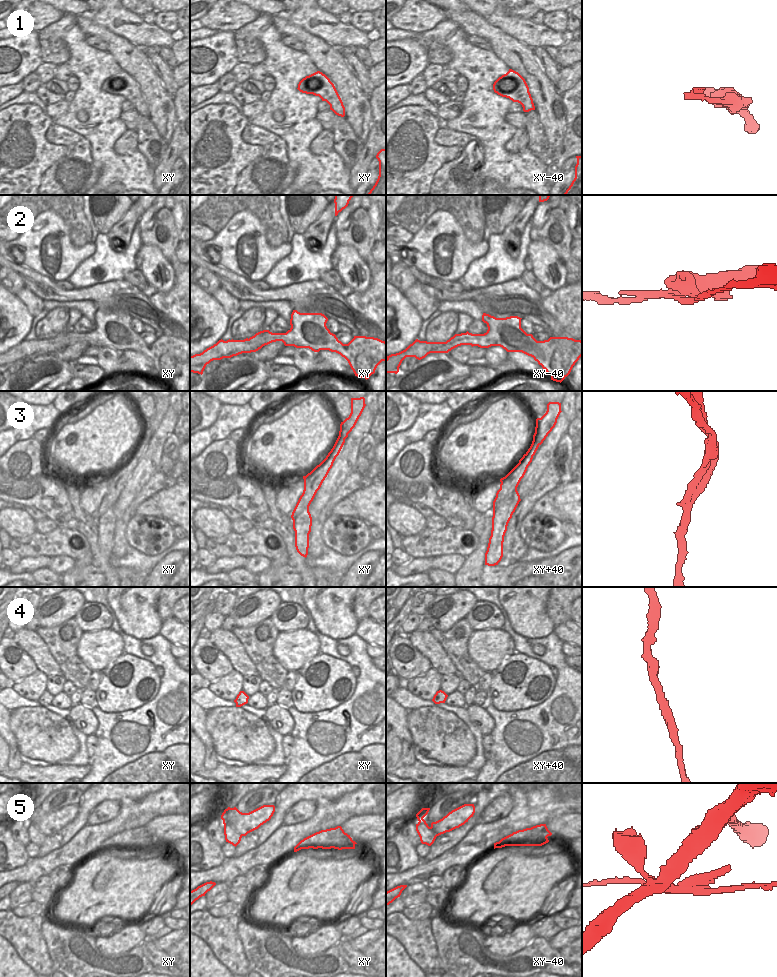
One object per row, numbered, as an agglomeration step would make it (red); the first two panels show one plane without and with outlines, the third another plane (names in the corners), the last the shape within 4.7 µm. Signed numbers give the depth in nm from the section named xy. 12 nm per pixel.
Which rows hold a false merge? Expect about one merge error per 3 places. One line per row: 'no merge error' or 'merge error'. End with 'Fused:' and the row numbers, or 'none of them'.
1: no merge error
2: merge error
3: merge error
4: no merge error
5: merge error
Fused: 2, 3, 5

